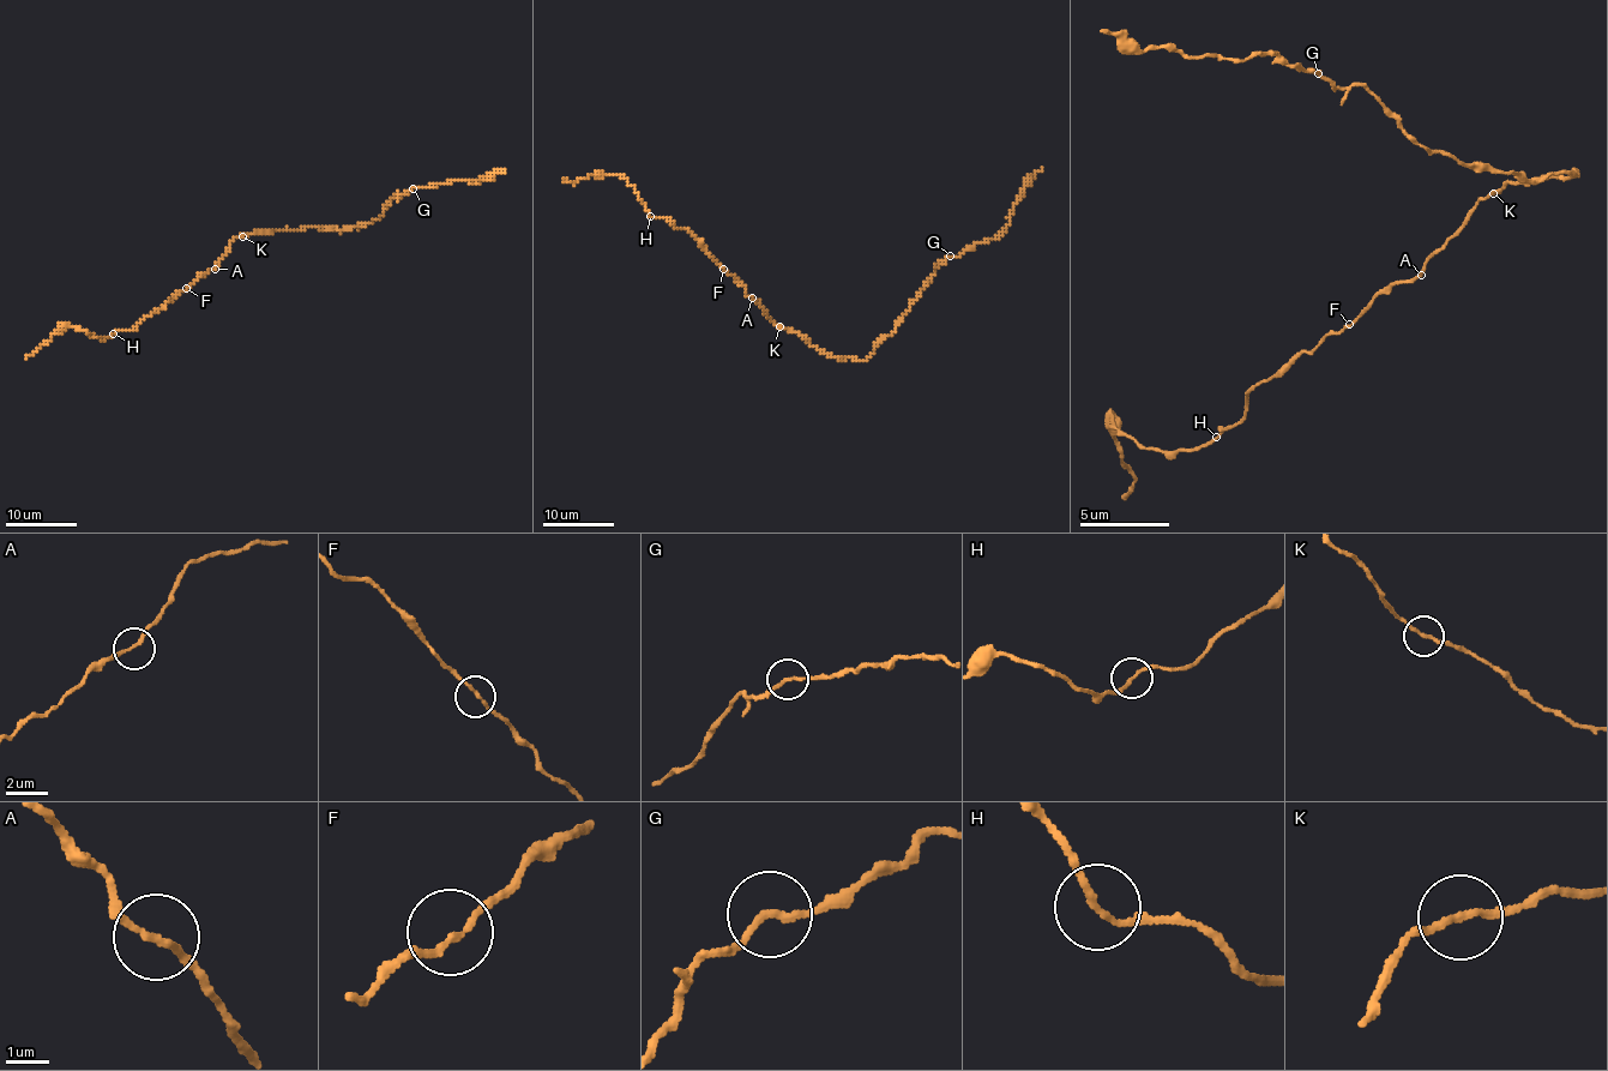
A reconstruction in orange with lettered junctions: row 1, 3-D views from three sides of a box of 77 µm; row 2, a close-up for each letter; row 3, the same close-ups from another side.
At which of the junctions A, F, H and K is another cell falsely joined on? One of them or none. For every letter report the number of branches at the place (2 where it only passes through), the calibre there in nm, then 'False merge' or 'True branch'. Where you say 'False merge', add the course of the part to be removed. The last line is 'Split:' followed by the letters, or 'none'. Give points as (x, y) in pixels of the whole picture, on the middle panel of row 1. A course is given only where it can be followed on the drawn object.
A: Branches: 2. Thickness 150 nm. True branch
F: Branches: 2. Thickness 140 nm. True branch
H: Branches: 2. Thickness 140 nm. True branch
K: Branches: 2. Thickness 160 nm. False merge. Course of the part to remove: (778, 326), (833, 357), (866, 360), (895, 331), (934, 269), (993, 240), (1009, 224), (1025, 182), (1041, 168)
Split: K

